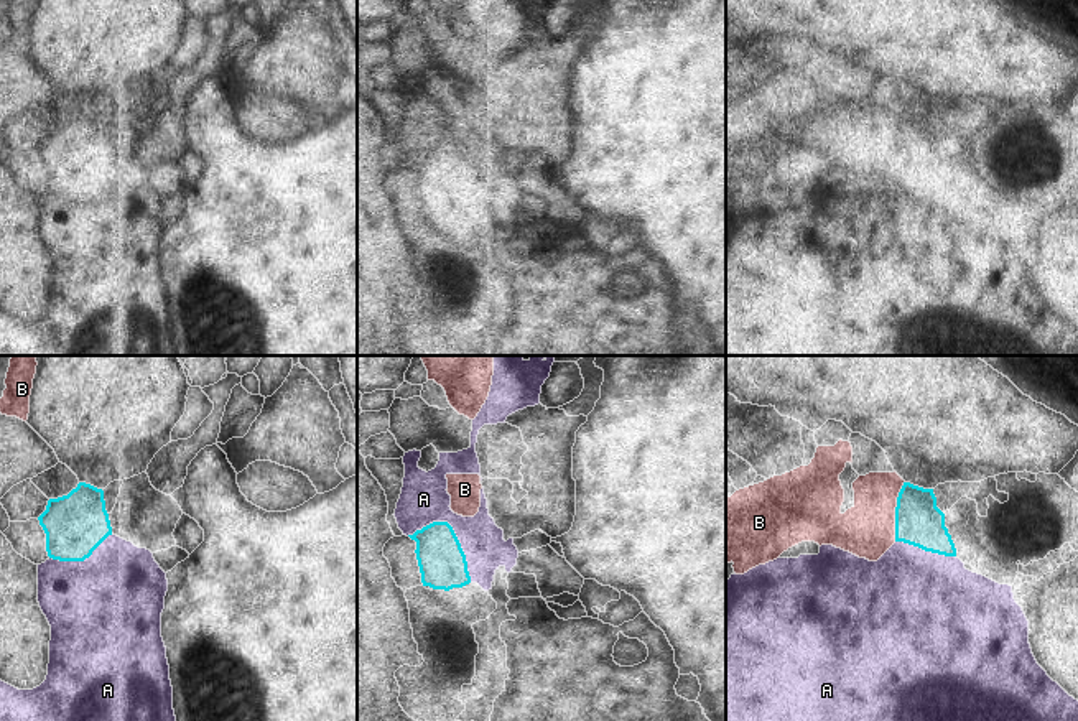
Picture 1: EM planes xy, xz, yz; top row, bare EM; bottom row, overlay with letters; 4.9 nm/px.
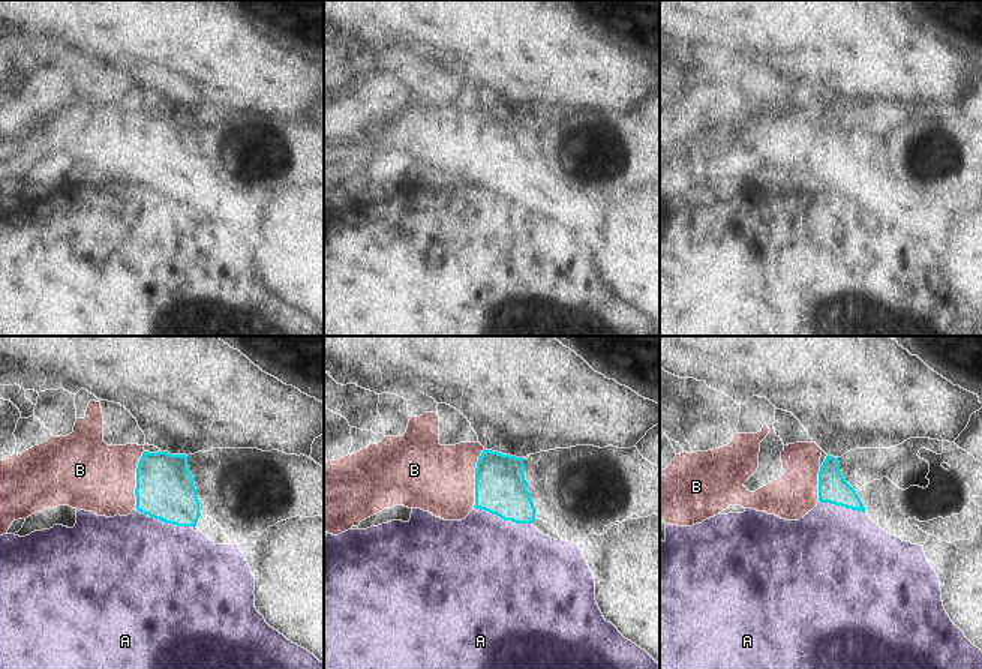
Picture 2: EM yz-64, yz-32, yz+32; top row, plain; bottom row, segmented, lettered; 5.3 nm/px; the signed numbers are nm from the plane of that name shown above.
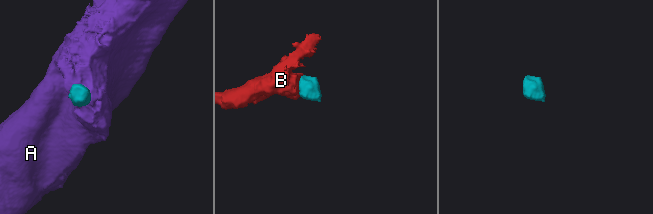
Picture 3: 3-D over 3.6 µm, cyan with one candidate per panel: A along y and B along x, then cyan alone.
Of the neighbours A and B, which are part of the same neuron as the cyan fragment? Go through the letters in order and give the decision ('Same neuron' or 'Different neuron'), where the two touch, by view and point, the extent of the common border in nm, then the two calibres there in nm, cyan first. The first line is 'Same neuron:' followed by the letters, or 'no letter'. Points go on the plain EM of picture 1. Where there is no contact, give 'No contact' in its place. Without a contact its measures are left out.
Same neuron: B
A: Different neuron. Touches cyan at xz (453, 163). Shared border 400 nm. Thickness 220 nm (cyan) against 240 nm
B: Same neuron. Touches cyan at yz (896, 142). Shared border 300 nm. Thickness 240 nm (cyan) against 280 nm

